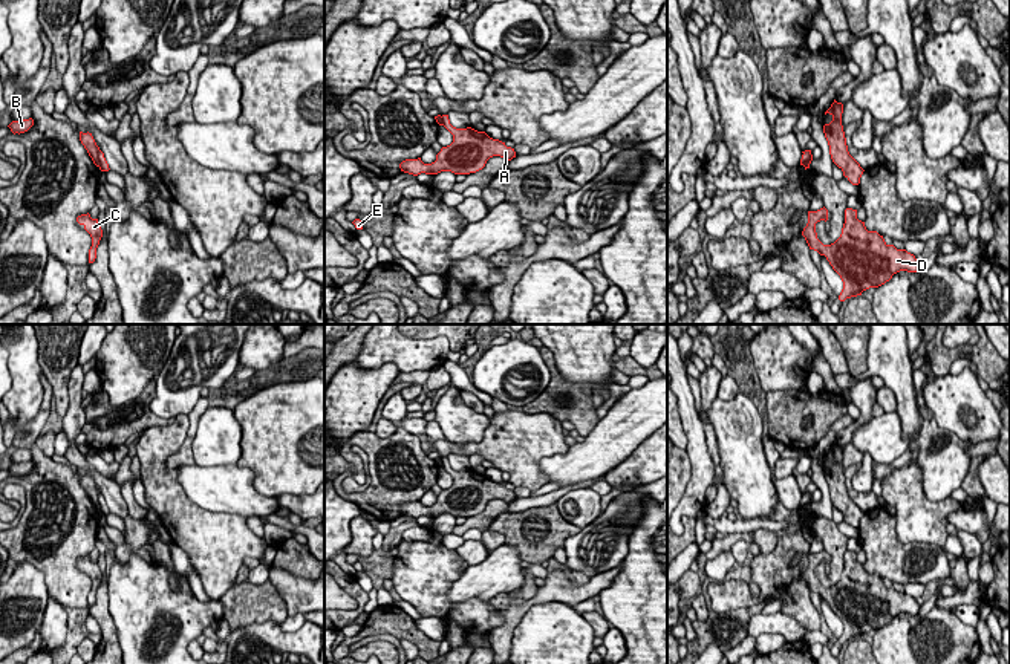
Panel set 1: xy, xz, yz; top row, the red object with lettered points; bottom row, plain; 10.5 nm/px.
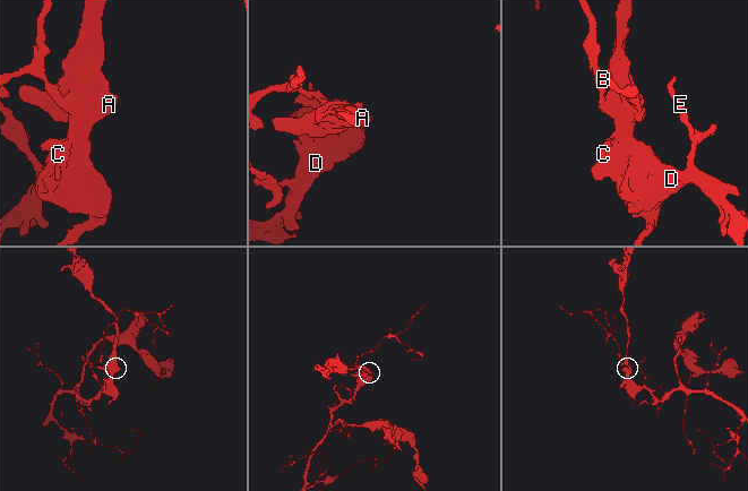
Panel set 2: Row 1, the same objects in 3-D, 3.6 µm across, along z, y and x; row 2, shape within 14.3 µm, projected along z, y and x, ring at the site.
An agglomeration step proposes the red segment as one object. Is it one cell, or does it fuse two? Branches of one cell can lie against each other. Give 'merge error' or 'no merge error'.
merge error

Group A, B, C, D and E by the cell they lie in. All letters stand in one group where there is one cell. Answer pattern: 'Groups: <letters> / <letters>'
Groups: A C D E / B

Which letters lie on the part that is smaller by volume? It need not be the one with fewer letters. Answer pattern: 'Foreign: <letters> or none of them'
Foreign: B

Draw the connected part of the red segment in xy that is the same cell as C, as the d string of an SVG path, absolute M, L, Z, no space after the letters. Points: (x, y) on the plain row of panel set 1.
M81 557L77 560L77 565L84 569L84 572L92 580L92 589L89 592L89 606L93 606L96 601L96 591L99 588L99 583L103 580L103 572L98 566L98 561L92 561L90 557Z

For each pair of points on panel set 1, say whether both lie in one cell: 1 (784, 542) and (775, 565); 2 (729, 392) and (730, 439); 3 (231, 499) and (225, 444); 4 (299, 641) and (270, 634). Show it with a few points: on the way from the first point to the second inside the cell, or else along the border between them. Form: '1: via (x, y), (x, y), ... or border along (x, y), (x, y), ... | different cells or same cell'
1: via (784, 548), (779, 559) | same cell
2: border along (739, 392), (730, 400), (716, 397) | different cells
3: border along (196, 464), (234, 465) | different cells
4: via (291, 641), (277, 641) | same cell

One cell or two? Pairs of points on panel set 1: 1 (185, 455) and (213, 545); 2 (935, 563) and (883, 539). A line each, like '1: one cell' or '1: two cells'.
1: two cells
2: one cell

